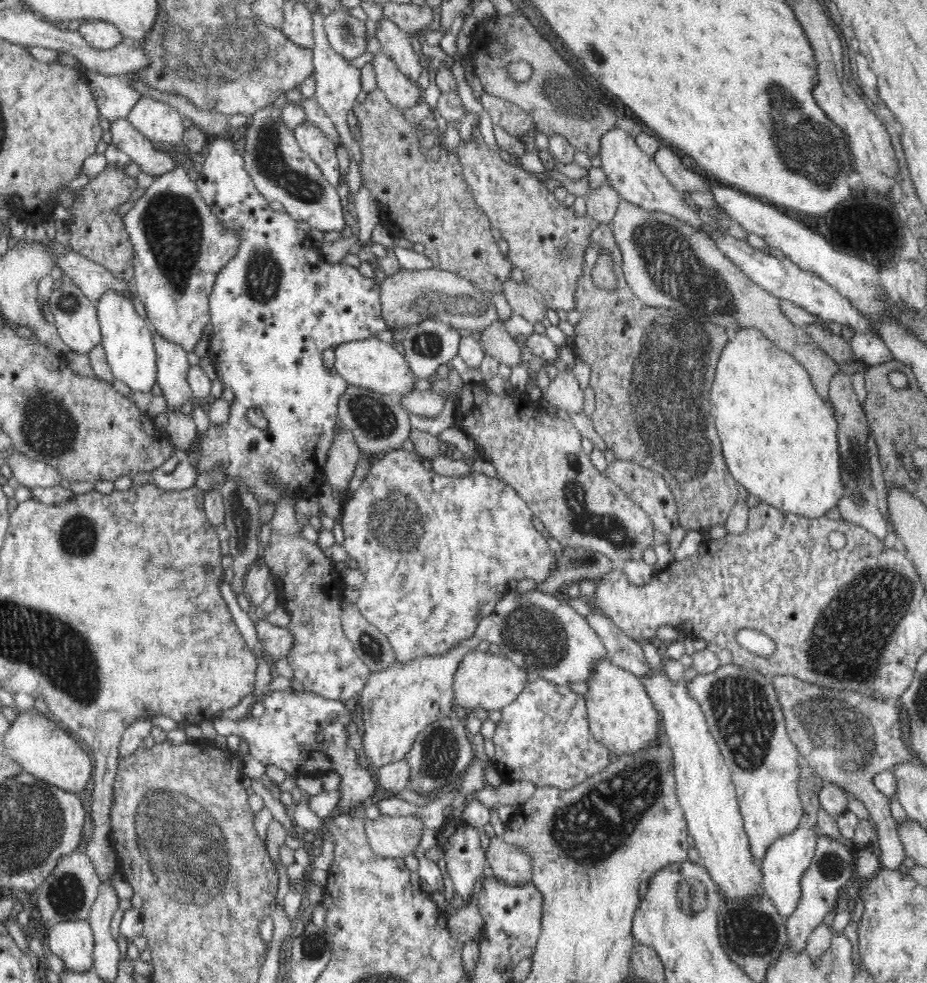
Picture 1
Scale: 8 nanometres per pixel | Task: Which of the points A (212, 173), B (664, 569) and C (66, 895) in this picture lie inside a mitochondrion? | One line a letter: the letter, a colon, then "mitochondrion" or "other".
A: other
B: other
C: mitochondrion

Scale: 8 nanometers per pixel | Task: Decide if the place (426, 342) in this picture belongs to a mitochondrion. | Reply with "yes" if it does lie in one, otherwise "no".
yes

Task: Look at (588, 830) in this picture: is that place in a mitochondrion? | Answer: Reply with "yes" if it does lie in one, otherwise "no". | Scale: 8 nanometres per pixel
yes

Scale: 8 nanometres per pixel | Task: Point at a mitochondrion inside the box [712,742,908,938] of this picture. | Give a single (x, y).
(830, 864)

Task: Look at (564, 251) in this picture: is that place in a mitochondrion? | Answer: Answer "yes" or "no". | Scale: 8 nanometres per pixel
yes

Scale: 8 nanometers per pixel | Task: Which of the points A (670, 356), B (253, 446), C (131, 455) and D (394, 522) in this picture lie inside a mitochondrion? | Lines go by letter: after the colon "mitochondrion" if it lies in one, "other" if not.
A: mitochondrion
B: other
C: other
D: mitochondrion

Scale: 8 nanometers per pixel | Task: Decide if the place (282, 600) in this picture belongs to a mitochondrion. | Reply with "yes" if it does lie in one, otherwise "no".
no

